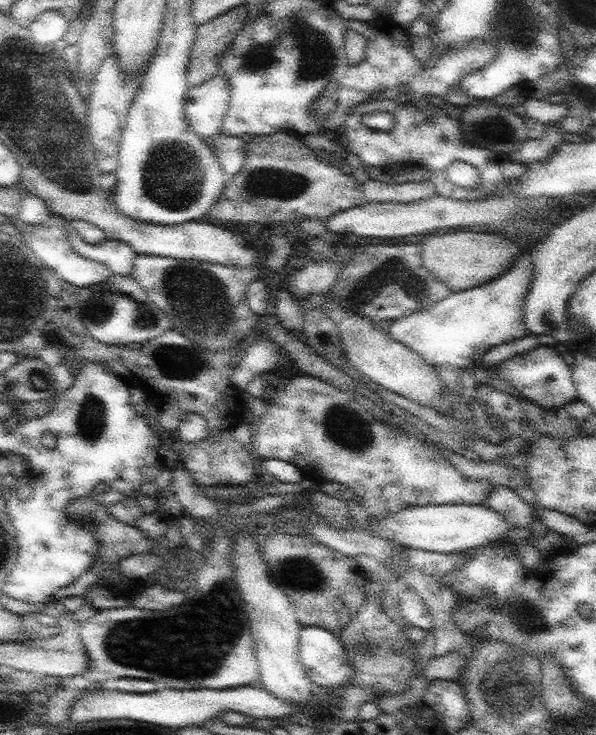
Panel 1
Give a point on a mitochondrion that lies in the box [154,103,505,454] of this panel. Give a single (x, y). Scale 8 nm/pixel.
(186, 285)

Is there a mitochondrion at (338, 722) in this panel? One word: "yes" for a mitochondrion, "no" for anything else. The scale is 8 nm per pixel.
no

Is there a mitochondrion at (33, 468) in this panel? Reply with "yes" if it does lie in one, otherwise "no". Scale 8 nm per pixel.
no

